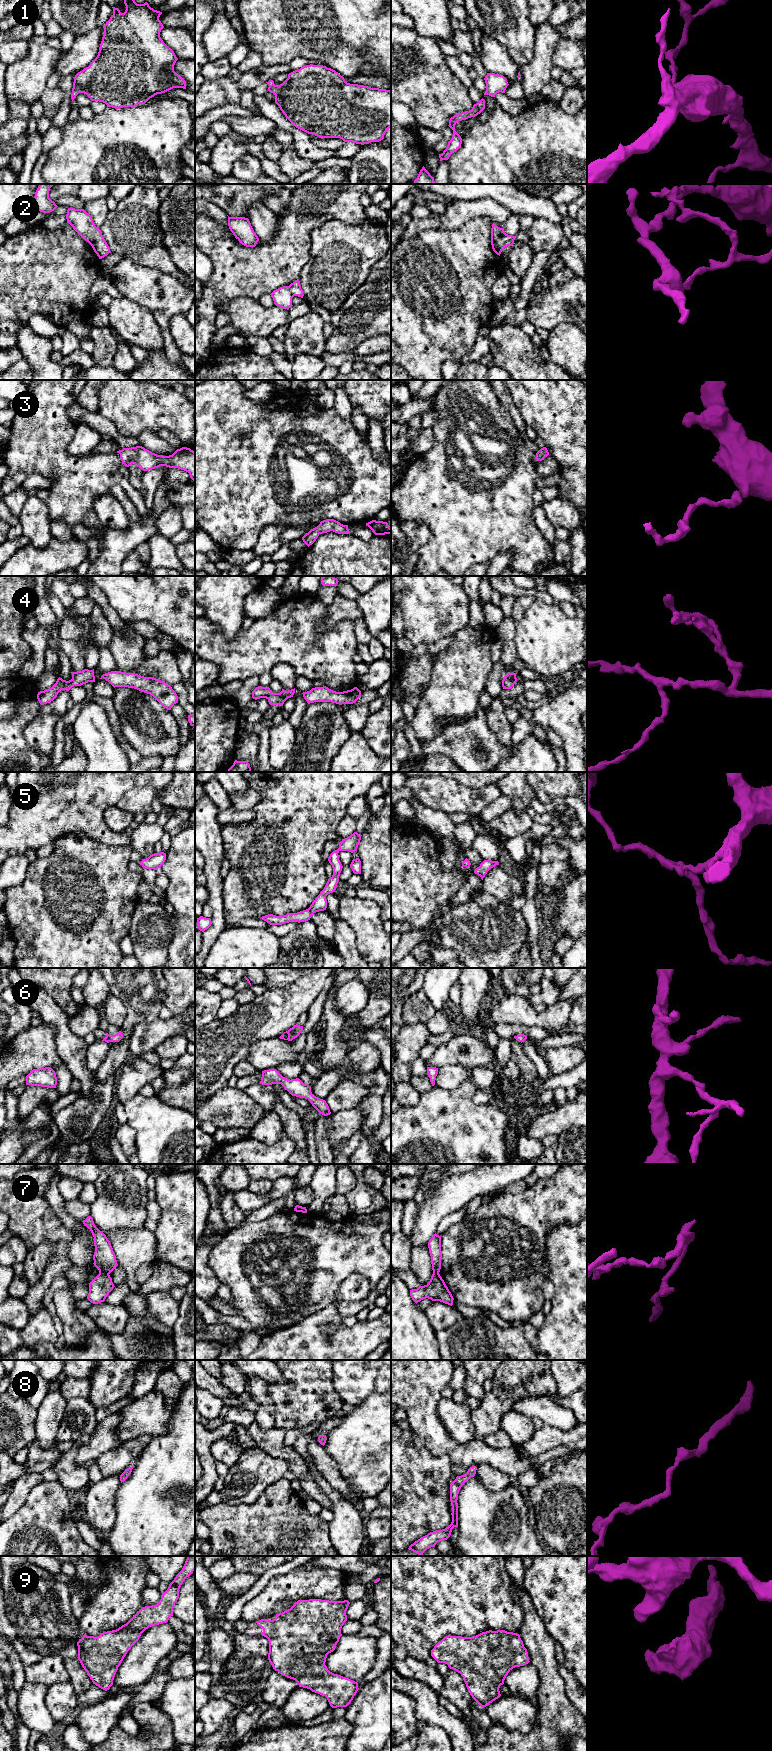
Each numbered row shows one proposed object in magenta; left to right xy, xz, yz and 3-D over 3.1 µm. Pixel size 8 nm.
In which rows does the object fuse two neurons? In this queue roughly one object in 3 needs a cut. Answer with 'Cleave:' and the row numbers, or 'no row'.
Cleave: 7

